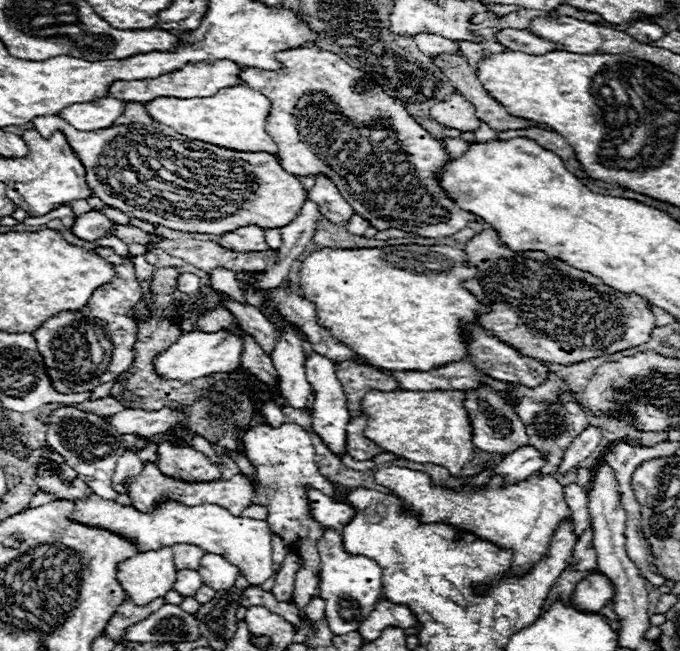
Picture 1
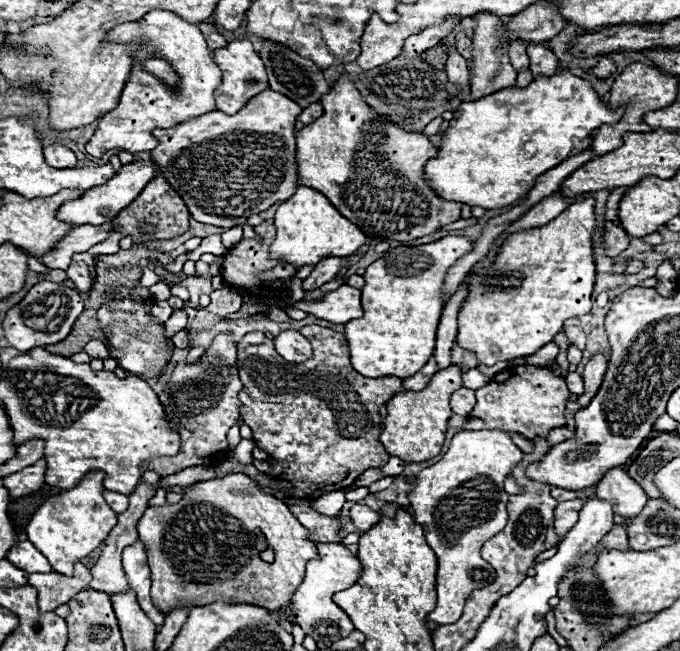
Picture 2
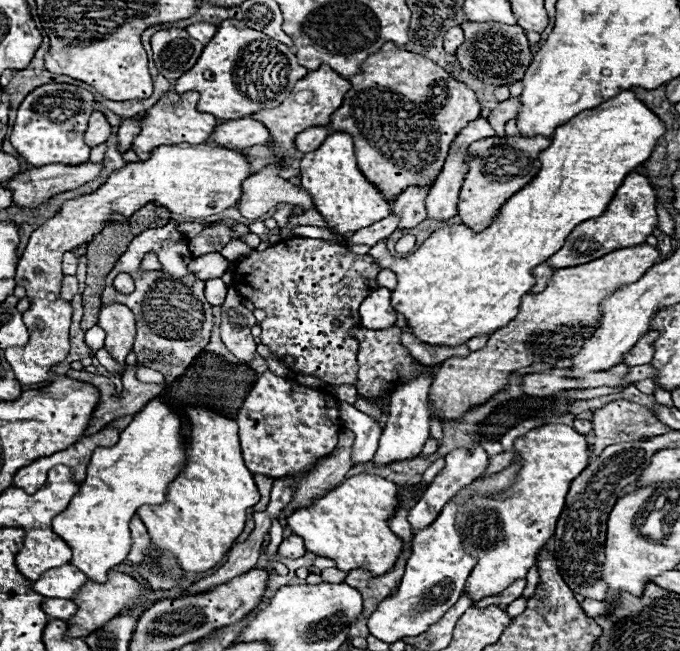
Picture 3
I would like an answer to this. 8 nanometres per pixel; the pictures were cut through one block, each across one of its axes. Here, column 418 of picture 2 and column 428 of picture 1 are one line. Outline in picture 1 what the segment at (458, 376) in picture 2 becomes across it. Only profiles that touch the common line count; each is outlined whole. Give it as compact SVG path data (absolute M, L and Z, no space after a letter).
M370 390L362 398L362 412L368 416L364 436L382 446L384 452L396 454L410 462L430 462L458 472L472 458L472 428L462 408L462 390L410 392Z

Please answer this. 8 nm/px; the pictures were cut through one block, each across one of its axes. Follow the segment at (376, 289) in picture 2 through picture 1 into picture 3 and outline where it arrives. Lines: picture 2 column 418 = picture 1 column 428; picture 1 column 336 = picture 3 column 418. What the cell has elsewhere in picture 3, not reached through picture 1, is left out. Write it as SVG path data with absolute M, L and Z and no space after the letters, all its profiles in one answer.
M624 90L618 96L602 102L598 108L580 112L574 116L574 120L556 128L552 144L540 154L542 168L538 176L504 204L500 214L486 230L474 232L464 224L444 226L406 258L394 258L380 240L370 248L368 254L376 264L380 264L380 268L388 268L398 276L398 286L392 290L392 308L404 314L408 328L418 336L420 342L432 346L460 346L470 338L492 334L508 326L508 322L518 314L522 296L534 286L532 268L556 254L578 224L604 214L616 188L636 166L650 158L656 140L662 134L664 124L658 120L658 116L636 100L634 92Z

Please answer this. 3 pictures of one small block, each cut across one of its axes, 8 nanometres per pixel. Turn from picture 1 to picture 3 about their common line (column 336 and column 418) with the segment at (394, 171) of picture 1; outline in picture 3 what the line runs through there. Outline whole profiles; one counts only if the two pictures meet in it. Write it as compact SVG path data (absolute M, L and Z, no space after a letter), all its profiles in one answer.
M384 44L376 54L368 56L360 72L350 78L352 88L346 92L342 106L330 116L332 132L346 132L354 136L358 168L368 176L368 182L380 188L382 196L394 200L410 186L430 186L446 160L450 142L468 122L480 118L480 104L476 94L462 82L454 80L432 60L406 52L394 44Z

